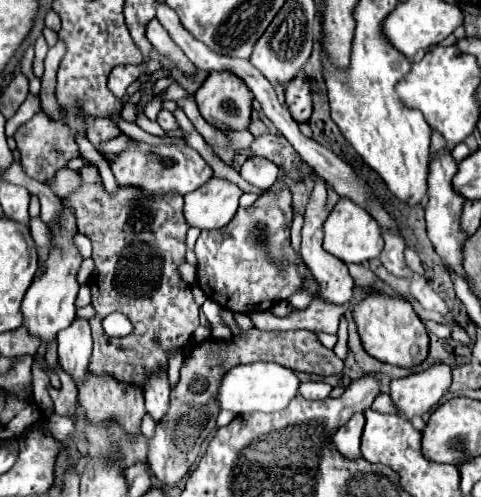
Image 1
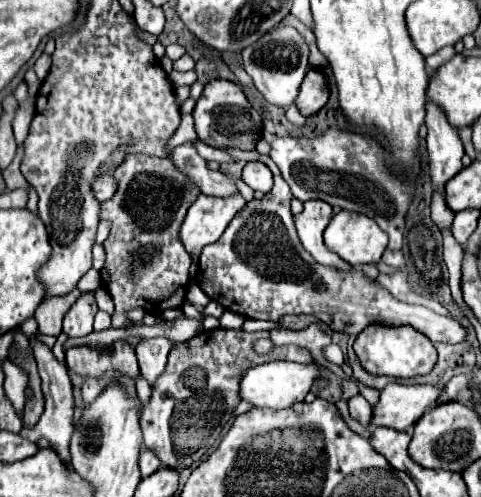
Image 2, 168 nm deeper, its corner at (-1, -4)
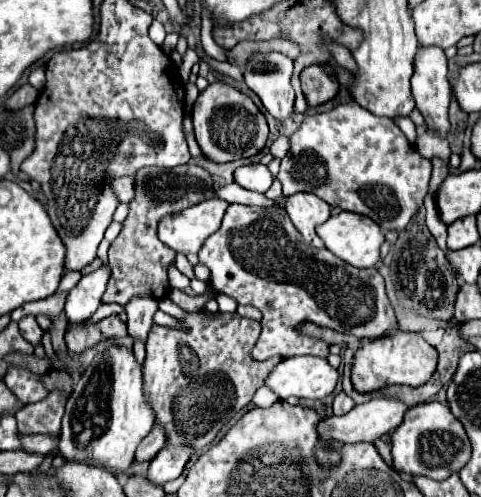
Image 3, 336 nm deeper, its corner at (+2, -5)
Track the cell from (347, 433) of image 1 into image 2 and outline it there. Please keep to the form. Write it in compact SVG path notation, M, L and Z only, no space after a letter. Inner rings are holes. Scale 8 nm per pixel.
M354 396L348 402L350 408L350 416L354 420L358 420L364 428L370 428L370 420L372 420L372 406L362 398L362 396Z

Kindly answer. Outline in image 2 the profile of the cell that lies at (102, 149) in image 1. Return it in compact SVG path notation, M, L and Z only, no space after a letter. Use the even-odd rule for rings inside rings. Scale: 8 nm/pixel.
M192 114L182 115L181 123L176 132L169 139L166 150L172 151L175 147L187 141L196 140L197 138Z

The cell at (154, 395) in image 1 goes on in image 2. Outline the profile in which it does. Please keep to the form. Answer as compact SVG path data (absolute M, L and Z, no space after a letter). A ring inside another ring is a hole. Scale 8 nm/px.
M150 338L150 340L144 340L144 344L140 344L140 348L136 348L140 374L142 374L142 378L146 378L146 382L150 386L154 386L158 376L164 374L168 354L176 344L178 342L174 342L170 338Z

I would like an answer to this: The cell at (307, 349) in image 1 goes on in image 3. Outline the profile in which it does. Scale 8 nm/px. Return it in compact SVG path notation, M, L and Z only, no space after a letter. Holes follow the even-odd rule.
M207 309L187 311L183 319L179 319L185 329L173 329L163 325L153 325L147 337L147 357L143 363L145 373L145 393L155 411L155 421L165 425L167 443L169 445L189 445L195 451L205 449L215 441L217 433L229 419L247 407L255 395L255 391L265 383L265 377L273 371L273 367L281 361L281 357L273 357L269 361L255 361L251 357L251 349L255 347L261 323L255 319L241 317L239 313L209 313Z

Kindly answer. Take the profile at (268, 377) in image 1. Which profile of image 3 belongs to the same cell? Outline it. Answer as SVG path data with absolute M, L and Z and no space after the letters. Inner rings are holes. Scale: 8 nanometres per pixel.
M303 355L283 359L273 373L267 377L269 385L279 399L299 397L299 399L323 399L333 393L339 381L339 371L329 365L327 359Z

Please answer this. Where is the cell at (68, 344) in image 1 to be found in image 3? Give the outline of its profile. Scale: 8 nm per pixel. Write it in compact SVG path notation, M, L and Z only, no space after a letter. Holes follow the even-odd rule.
M103 263L93 273L81 277L81 281L71 289L67 303L65 303L65 313L69 321L73 323L85 321L97 311L109 277L111 277L111 269L107 263Z

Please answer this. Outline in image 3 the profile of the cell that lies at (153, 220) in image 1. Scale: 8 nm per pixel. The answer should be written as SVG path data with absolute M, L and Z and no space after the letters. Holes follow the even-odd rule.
M189 165L173 169L145 167L135 175L135 181L137 181L137 197L129 203L129 215L123 221L123 229L109 247L111 279L101 297L103 303L125 305L133 295L149 295L155 299L163 299L169 291L167 267L175 261L175 251L159 241L157 223L163 215L179 213L215 195L213 177L203 167L201 167L201 177L193 177Z

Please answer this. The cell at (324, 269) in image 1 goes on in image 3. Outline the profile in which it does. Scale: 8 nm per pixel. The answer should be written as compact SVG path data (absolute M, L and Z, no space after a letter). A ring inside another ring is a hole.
M295 193L289 195L285 201L285 213L293 221L293 225L299 229L303 239L313 247L325 247L319 235L315 233L315 227L329 219L331 205L325 203L321 197L313 193Z

